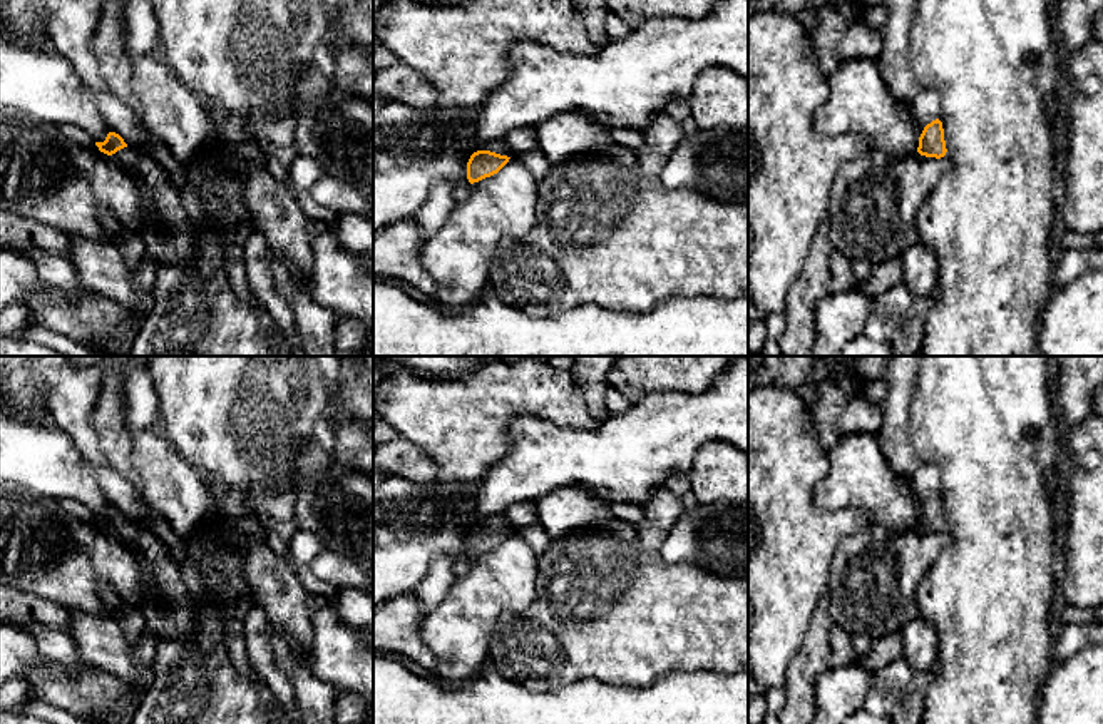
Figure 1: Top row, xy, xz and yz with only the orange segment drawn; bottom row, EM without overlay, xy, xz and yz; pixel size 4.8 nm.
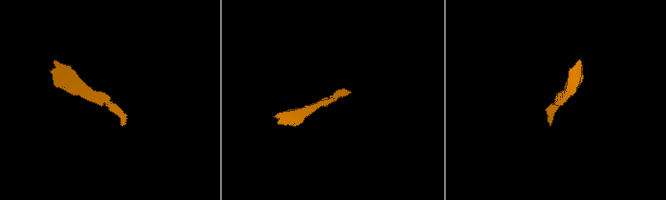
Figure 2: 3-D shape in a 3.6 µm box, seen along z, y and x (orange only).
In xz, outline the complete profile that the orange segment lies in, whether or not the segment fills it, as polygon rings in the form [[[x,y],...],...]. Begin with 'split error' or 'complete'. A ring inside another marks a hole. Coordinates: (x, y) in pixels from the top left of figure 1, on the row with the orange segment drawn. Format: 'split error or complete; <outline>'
split error; [[[504,139],[489,142],[482,150],[470,156],[467,162],[467,179],[470,184],[497,174],[512,157]]]

